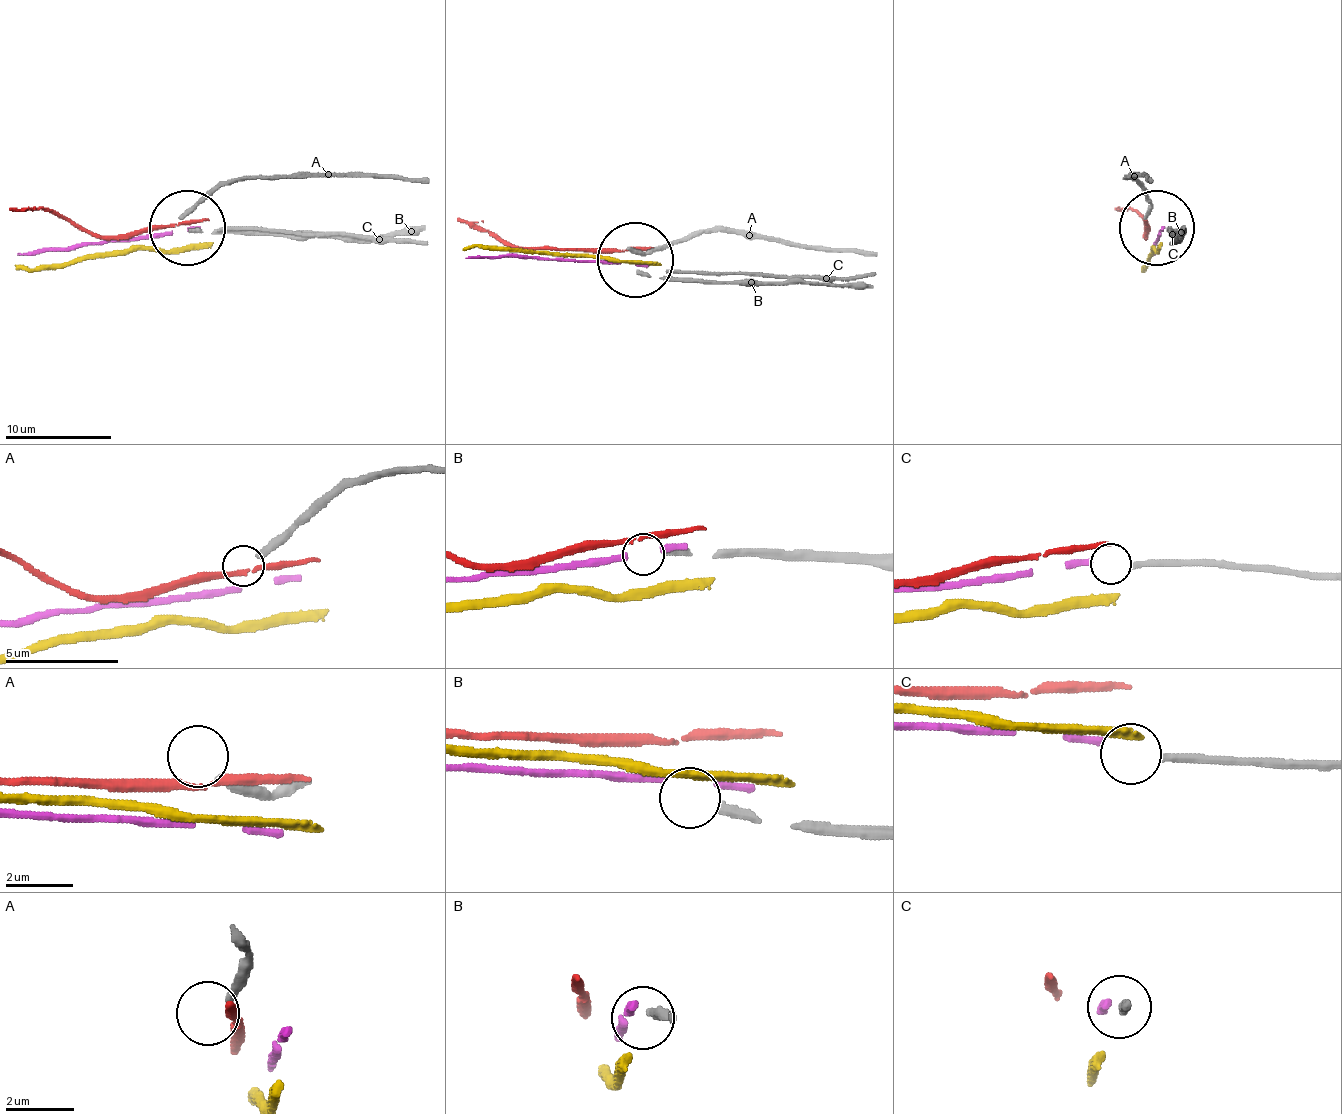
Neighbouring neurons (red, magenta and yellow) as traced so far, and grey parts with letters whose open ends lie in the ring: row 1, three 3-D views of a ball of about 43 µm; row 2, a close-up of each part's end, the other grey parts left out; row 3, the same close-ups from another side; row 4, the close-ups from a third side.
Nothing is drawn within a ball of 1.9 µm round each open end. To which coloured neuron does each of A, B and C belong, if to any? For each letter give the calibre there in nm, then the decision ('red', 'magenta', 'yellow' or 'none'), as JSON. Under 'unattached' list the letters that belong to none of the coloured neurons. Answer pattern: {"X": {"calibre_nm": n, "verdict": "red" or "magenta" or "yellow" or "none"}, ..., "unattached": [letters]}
{"A": {"calibre_nm": 320, "verdict": "none"}, "B": {"calibre_nm": 320, "verdict": "none"}, "C": {"calibre_nm": 240, "verdict": "none"}, "unattached": ["A", "B", "C"]}

